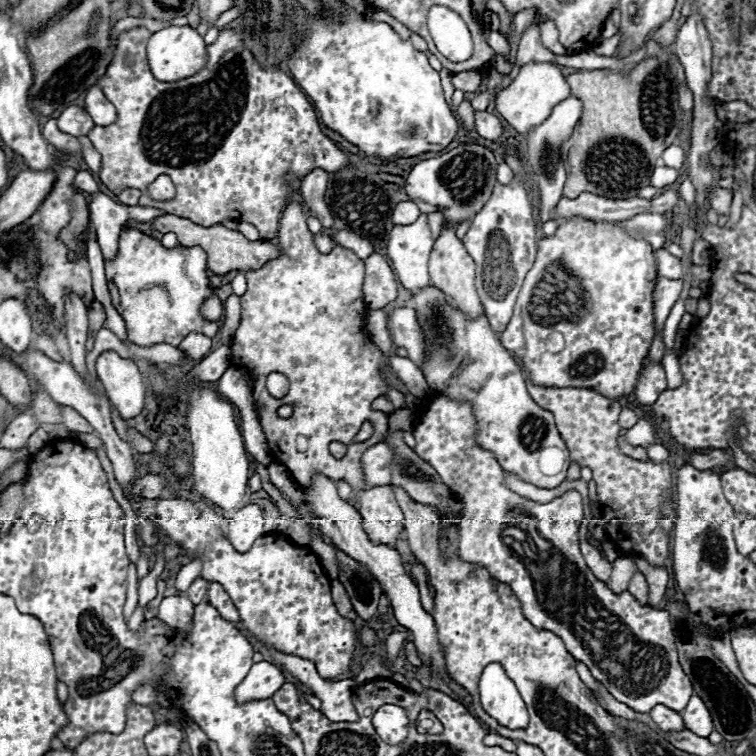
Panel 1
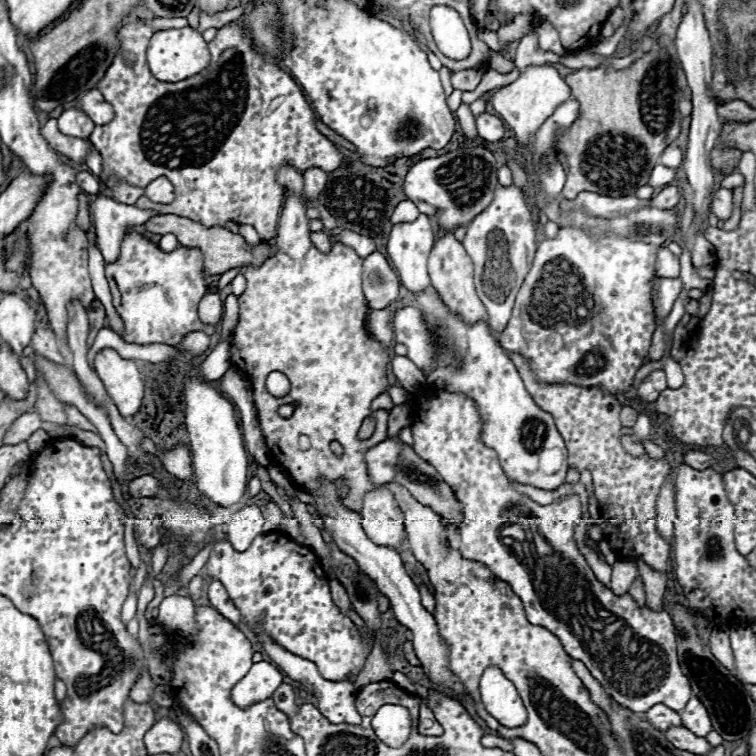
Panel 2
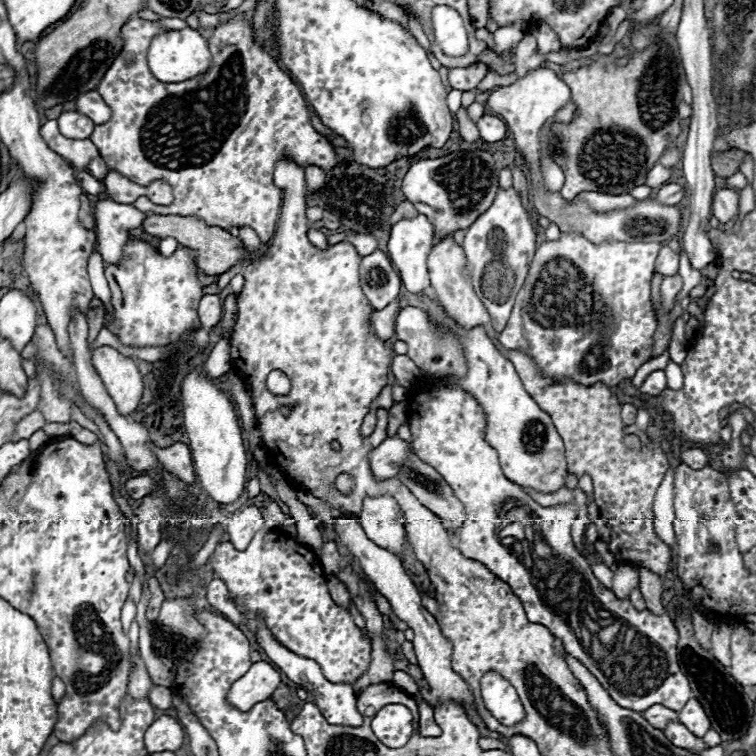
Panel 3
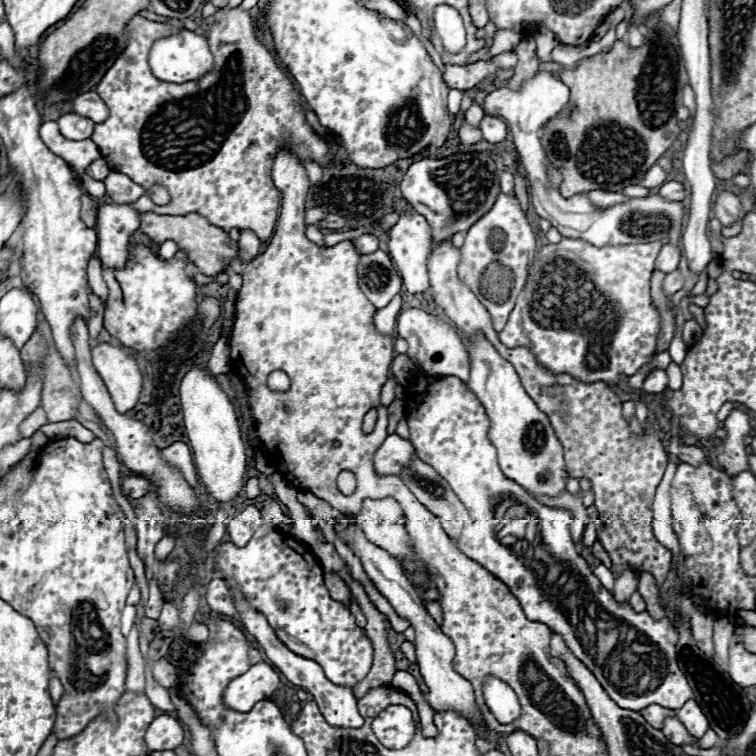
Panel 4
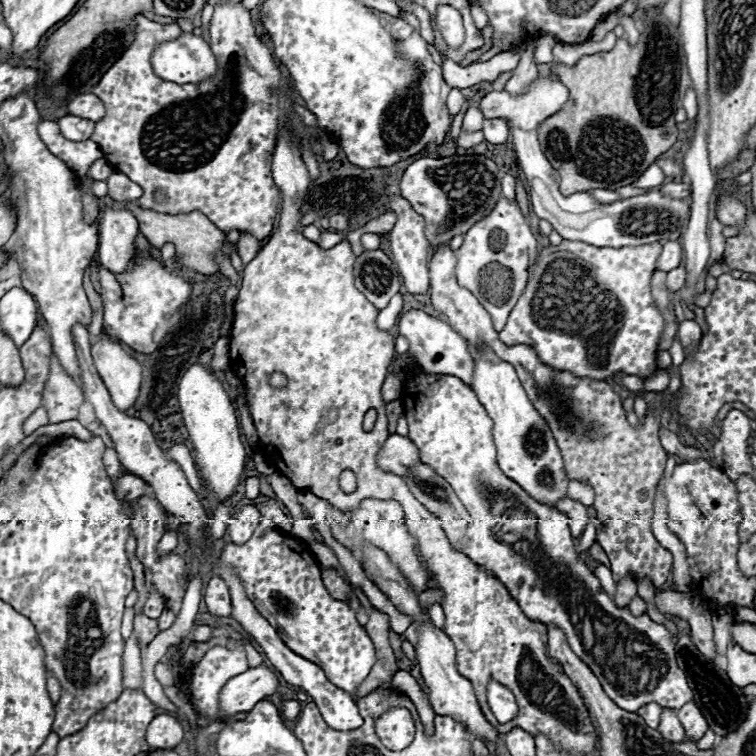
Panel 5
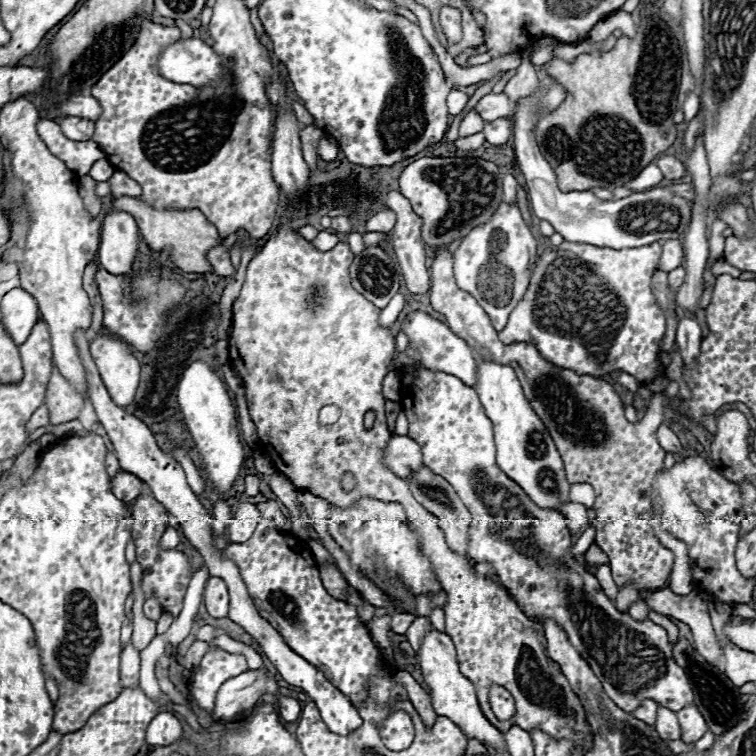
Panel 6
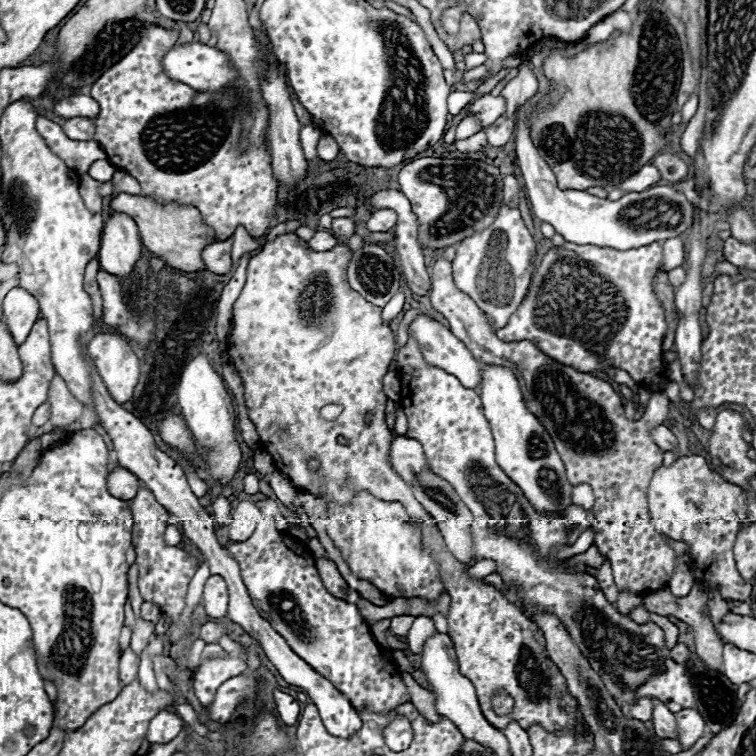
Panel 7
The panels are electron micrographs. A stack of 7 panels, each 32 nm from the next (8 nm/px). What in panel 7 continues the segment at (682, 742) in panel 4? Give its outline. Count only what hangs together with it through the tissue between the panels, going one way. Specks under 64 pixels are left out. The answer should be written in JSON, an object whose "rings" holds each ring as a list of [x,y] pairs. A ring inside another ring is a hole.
{"rings":[[[654,702],[654,732],[658,734],[658,738],[676,738],[676,718],[674,714],[662,704],[662,702]]]}

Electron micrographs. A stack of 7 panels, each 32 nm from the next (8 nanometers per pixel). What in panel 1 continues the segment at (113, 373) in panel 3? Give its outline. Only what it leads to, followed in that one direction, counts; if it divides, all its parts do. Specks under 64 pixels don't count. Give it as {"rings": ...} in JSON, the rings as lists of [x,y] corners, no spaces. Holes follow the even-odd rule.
{"rings":[[[104,352],[96,360],[96,372],[106,394],[124,420],[138,416],[144,408],[144,378],[132,360],[120,358],[116,352]]]}

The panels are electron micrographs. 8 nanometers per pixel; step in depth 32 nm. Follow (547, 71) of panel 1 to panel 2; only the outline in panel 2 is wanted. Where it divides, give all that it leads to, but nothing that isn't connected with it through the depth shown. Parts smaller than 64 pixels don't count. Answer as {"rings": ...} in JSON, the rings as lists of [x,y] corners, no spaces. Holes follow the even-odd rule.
{"rings":[[[538,64],[538,66],[526,66],[524,72],[518,76],[518,80],[514,80],[510,86],[496,90],[490,98],[490,104],[506,120],[506,124],[516,132],[518,144],[528,148],[540,124],[546,118],[550,118],[556,106],[560,106],[568,98],[570,98],[570,88],[564,82],[564,78],[558,74],[558,70],[552,68],[550,64]]]}

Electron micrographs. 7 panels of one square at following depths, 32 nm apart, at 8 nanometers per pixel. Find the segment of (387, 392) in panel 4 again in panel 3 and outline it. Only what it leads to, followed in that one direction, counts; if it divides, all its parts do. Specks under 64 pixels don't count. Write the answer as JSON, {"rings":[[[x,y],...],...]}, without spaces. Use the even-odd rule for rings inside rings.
{"rings":[[[388,384],[382,392],[380,392],[380,396],[376,398],[376,402],[372,404],[372,410],[378,410],[378,408],[390,408],[394,402],[392,402],[392,394],[390,394],[390,388],[392,388],[392,384]]]}

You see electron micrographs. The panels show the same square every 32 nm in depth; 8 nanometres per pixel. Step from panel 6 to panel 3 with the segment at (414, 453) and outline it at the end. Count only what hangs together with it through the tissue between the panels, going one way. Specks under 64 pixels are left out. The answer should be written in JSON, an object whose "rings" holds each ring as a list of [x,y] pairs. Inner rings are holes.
{"rings":[[[398,436],[386,438],[380,446],[376,446],[368,454],[372,476],[376,480],[394,478],[398,474],[398,470],[400,470],[400,462],[404,462],[404,458],[406,458],[408,448],[410,448],[410,444],[400,440]]]}

